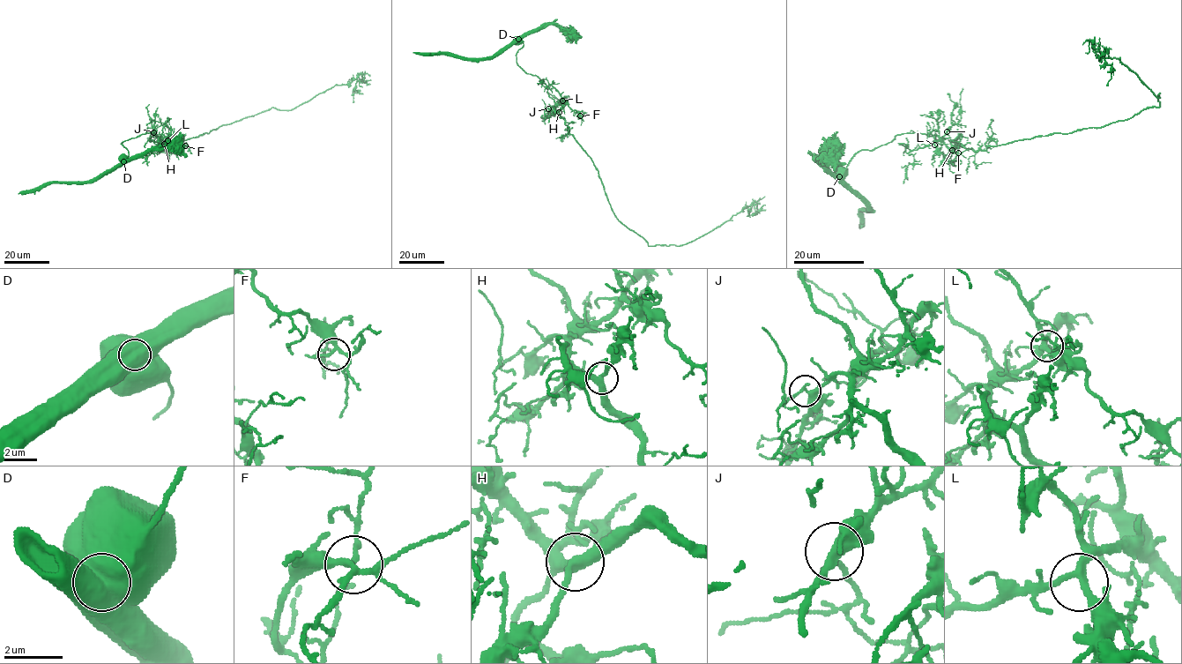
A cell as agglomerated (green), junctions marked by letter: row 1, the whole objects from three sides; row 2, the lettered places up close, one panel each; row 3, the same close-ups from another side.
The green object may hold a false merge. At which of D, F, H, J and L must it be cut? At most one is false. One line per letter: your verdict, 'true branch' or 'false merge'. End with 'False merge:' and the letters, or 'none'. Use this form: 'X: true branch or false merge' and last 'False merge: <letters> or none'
D: false merge
F: true branch
H: true branch
J: true branch
L: true branch
False merge: D

